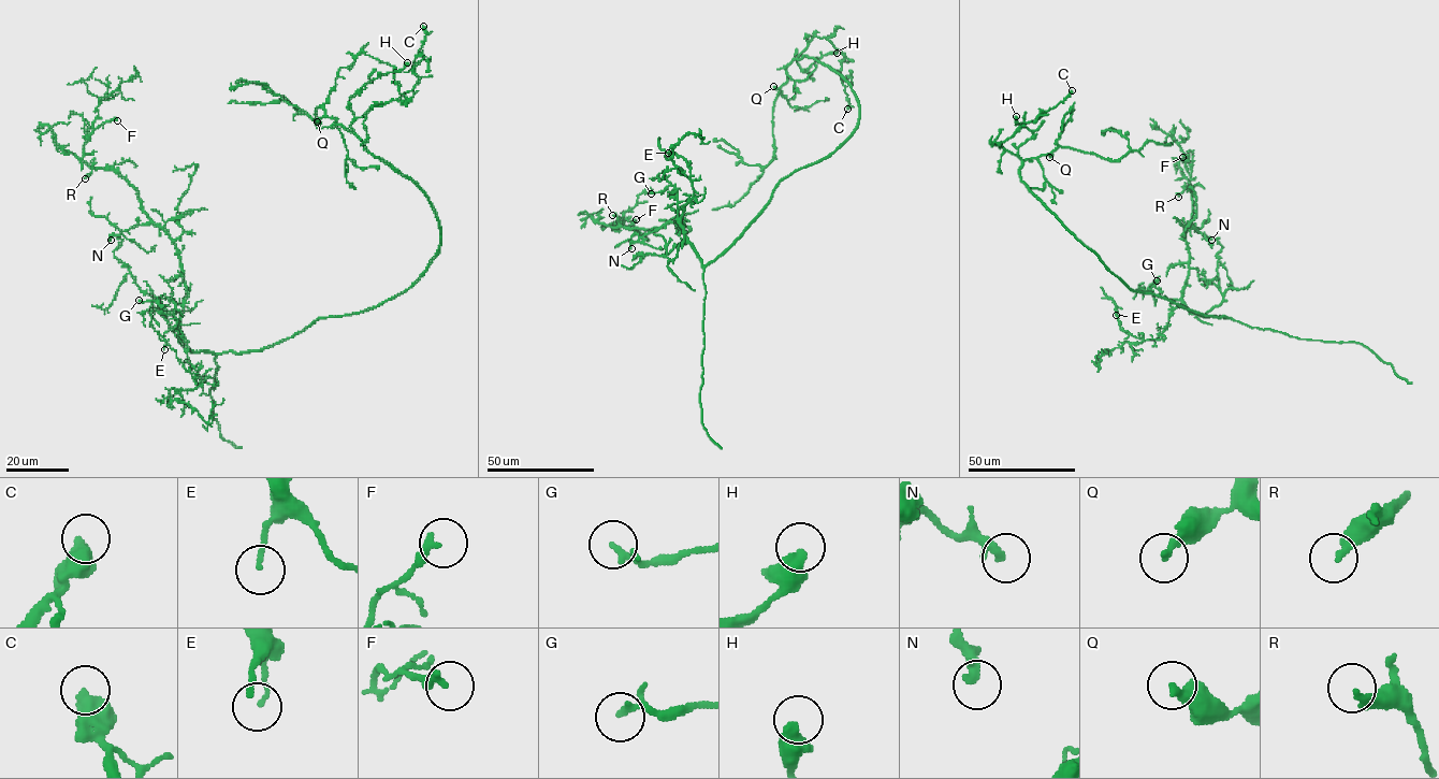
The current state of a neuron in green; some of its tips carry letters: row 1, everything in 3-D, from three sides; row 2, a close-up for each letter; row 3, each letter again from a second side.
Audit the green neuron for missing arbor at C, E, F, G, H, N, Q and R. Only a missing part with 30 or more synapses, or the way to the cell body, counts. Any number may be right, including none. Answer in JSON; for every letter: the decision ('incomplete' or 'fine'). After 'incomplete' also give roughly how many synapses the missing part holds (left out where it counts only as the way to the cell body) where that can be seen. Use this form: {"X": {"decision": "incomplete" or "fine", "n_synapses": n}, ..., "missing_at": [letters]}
{"C": {"decision": "fine"}, "E": {"decision": "fine"}, "F": {"decision": "fine"}, "G": {"decision": "fine"}, "H": {"decision": "fine"}, "N": {"decision": "fine"}, "Q": {"decision": "fine"}, "R": {"decision": "fine"}, "missing_at": []}

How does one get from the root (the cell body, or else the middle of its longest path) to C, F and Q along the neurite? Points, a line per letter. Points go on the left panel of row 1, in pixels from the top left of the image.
C: (335, 317), (402, 294), (438, 254), (429, 197), (351, 127), (417, 83), (423, 26)
F: (335, 317), (260, 349), (187, 348), (175, 243), (125, 177), (82, 159), (91, 131), (117, 120)
Q: (335, 317), (404, 292), (437, 255), (440, 226), (411, 179), (336, 118), (317, 121)

